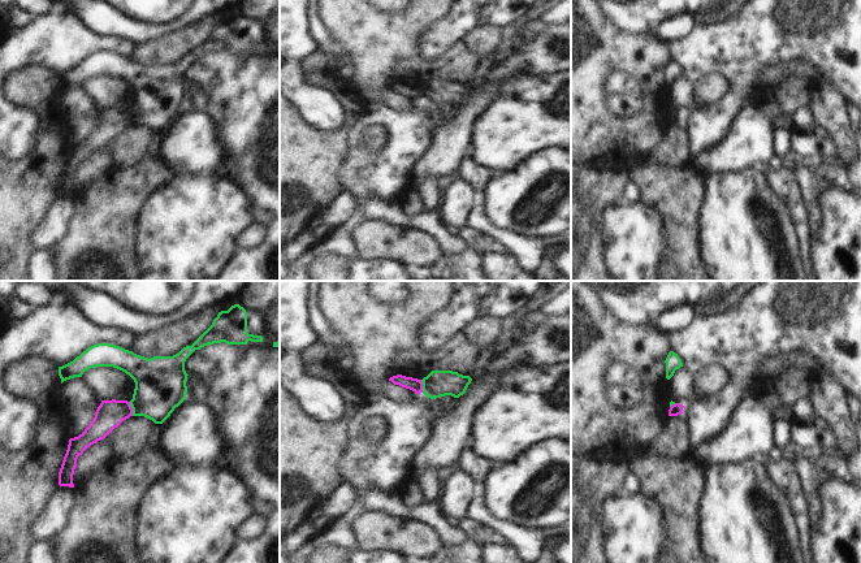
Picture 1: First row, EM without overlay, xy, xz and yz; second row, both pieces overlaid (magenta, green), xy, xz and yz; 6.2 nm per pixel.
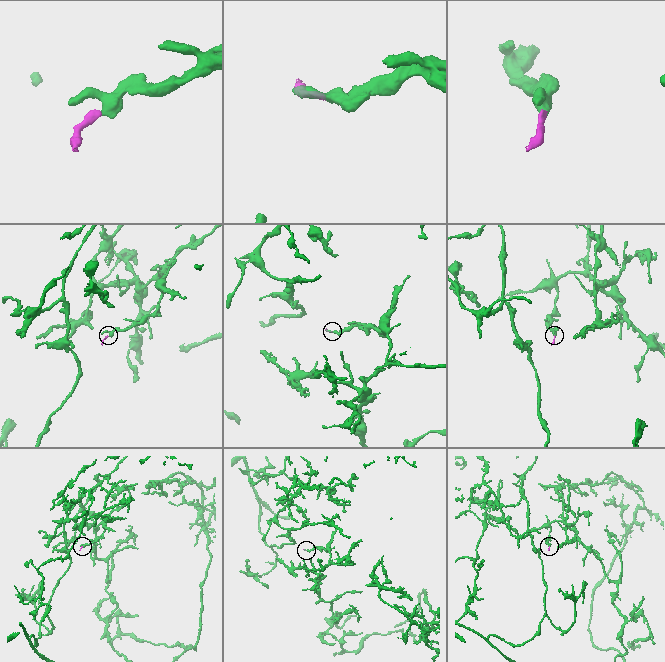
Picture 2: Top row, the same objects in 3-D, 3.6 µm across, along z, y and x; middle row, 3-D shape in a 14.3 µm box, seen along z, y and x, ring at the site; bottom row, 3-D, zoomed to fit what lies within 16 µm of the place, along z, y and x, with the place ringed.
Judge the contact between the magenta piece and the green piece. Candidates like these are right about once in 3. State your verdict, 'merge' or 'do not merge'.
do not merge

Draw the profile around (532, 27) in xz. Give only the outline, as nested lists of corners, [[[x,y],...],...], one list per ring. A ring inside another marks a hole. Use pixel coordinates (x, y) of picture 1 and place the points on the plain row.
[[[528,21],[523,26],[523,33],[522,33],[522,46],[527,44],[531,42],[538,33],[544,31],[549,25],[541,21]]]

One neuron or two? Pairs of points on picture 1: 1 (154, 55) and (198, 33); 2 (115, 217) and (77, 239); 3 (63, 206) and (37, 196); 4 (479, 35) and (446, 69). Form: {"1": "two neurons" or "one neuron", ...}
{"1": "one neuron", "2": "one neuron", "3": "two neurons", "4": "two neurons"}

